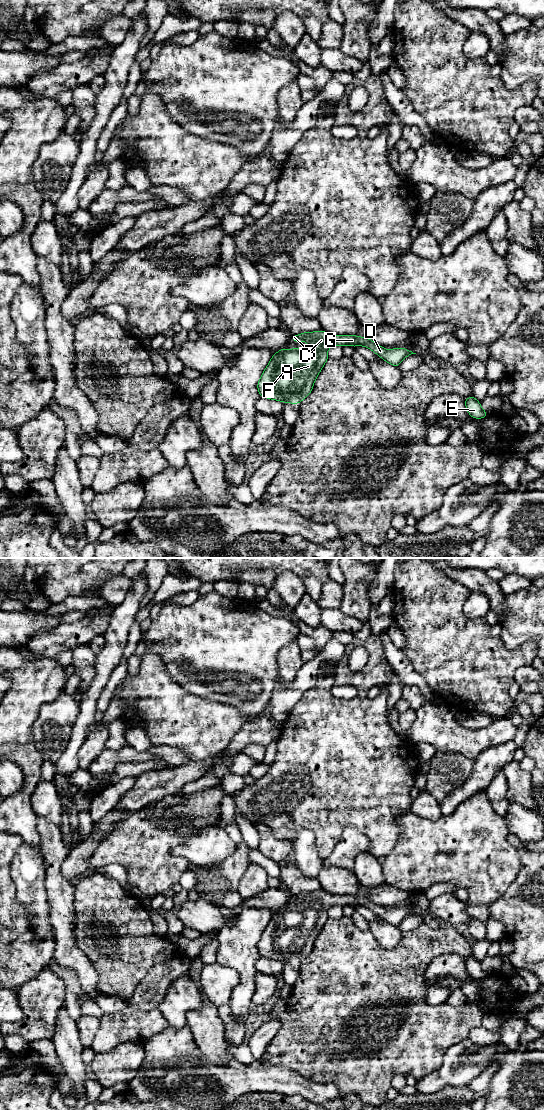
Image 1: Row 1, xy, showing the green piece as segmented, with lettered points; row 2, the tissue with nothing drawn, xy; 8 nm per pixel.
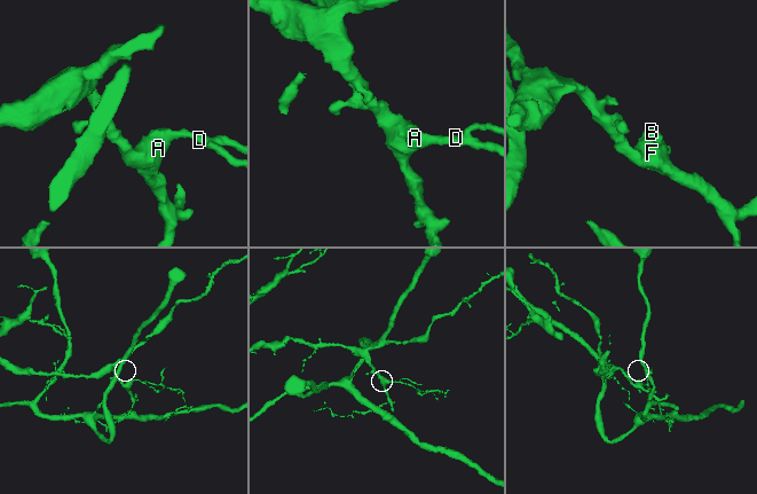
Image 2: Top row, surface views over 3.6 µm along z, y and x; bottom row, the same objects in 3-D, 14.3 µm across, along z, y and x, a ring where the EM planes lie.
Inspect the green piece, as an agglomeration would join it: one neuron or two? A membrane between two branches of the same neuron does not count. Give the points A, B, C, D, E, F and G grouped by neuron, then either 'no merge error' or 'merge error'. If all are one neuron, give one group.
groups A B C D E F G; no merge error

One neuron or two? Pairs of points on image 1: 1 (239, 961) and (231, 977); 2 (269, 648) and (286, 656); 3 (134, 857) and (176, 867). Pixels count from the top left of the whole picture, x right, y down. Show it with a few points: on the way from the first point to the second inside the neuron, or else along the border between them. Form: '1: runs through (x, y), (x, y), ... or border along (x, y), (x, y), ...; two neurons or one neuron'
1: border along (216, 961), (238, 973), (239, 983), (231, 993); two neurons
2: border along (295, 639), (284, 645), (278, 653), (278, 676); two neurons
3: runs through (144, 857), (154, 867), (166, 867); one neuron

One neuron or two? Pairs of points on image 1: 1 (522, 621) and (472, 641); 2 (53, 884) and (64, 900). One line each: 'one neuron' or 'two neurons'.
1: two neurons
2: one neuron

